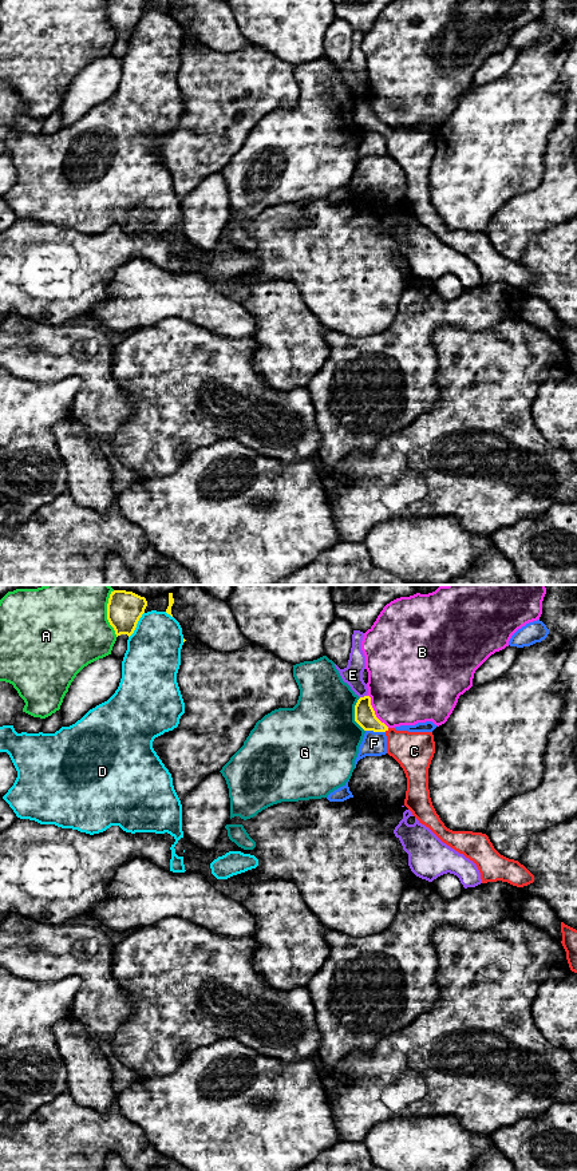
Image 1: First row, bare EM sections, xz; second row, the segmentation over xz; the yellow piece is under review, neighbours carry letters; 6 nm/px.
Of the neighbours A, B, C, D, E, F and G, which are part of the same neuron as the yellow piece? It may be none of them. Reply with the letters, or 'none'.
C

